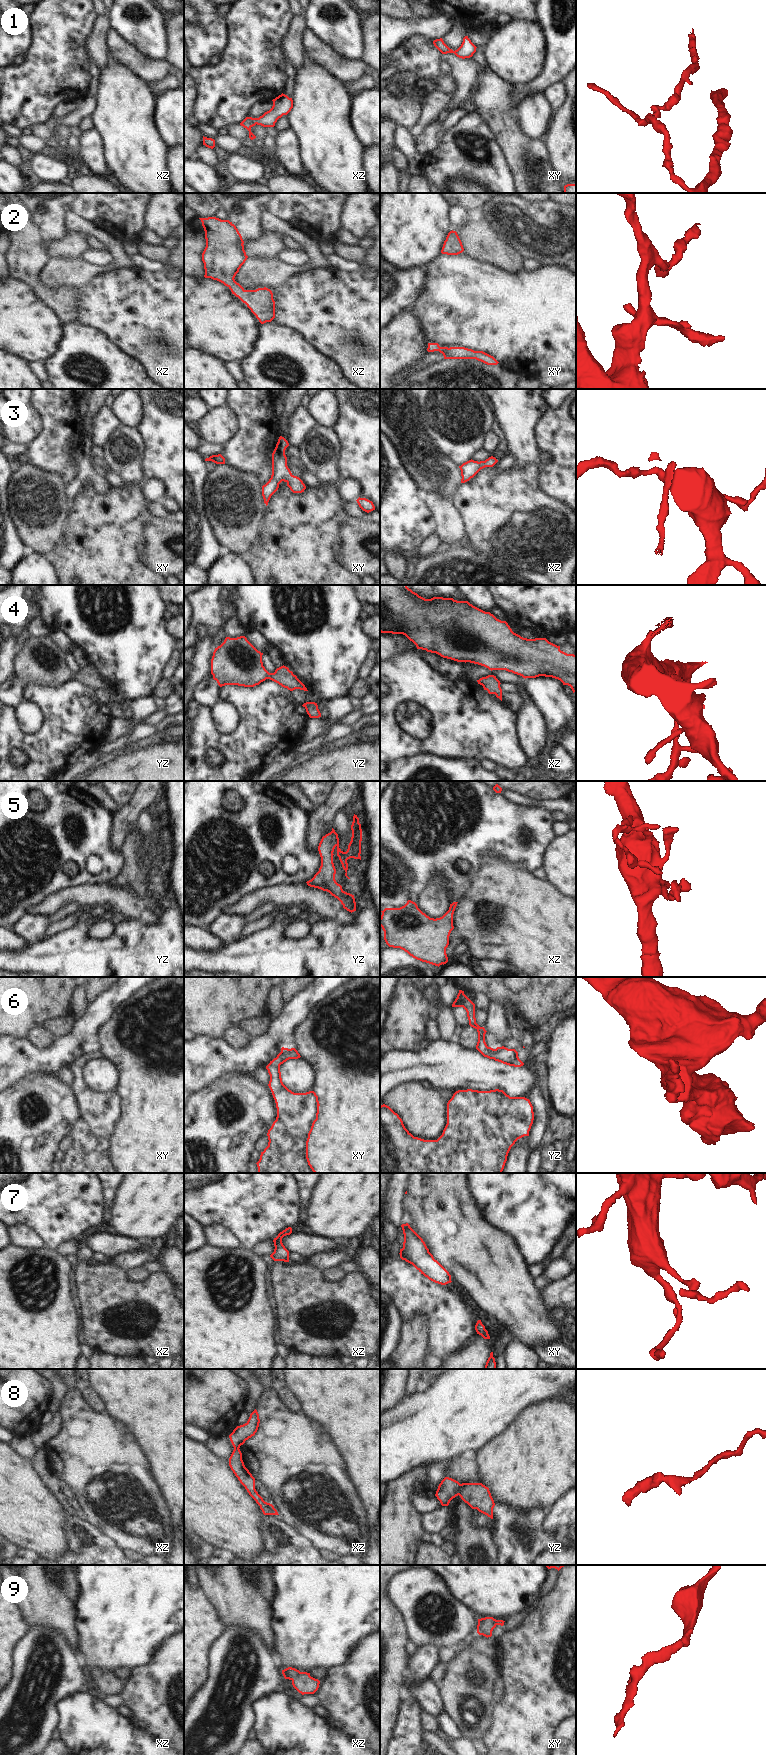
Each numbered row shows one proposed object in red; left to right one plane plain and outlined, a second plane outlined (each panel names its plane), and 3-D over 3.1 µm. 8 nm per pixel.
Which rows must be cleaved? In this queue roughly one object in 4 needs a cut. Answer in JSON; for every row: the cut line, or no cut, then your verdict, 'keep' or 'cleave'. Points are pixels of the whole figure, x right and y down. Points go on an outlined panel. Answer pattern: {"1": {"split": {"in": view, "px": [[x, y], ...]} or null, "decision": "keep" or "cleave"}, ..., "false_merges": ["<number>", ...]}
{"1": {"split": null, "decision": "keep"}, "2": {"split": null, "decision": "keep"}, "3": {"split": null, "decision": "keep"}, "4": {"split": null, "decision": "keep"}, "5": {"split": null, "decision": "keep"}, "6": {"split": null, "decision": "keep"}, "7": {"split": null, "decision": "keep"}, "8": {"split": {"in": "yz", "px": [[461, 1484], [458, 1494]]}, "decision": "cleave"}, "9": {"split": null, "decision": "keep"}, "false_merges": ["8"]}

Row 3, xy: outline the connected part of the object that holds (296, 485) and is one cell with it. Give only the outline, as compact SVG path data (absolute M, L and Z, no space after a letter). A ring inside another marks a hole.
M280 436L272 453L272 475L269 481L262 486L262 496L266 506L271 496L278 490L279 484L284 481L293 493L302 493L306 489L303 481L294 476L287 466L285 450L289 446L288 441Z

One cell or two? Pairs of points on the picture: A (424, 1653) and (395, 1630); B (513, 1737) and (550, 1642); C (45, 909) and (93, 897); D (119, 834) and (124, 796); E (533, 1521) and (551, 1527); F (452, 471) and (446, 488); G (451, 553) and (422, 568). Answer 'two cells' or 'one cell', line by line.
A: two cells
B: one cell
C: one cell
D: two cells
E: two cells
F: one cell
G: one cell

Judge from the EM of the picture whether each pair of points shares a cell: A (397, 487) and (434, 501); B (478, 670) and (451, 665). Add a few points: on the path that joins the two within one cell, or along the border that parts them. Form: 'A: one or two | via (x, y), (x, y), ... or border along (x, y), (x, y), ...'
A: two | border along (420, 494), (432, 517)
B: two | border along (464, 663), (464, 674), (466, 676)

